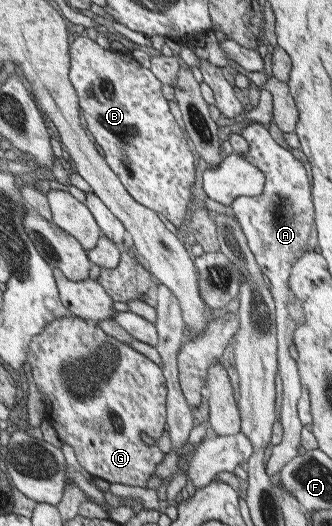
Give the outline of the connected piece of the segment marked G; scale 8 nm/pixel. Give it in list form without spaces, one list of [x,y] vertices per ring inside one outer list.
[[[73,314],[70,317],[61,317],[53,321],[40,335],[36,335],[31,343],[29,351],[28,364],[32,365],[32,373],[36,380],[40,391],[45,395],[45,402],[47,403],[47,419],[50,420],[52,427],[58,432],[58,437],[62,443],[70,446],[75,451],[77,461],[81,464],[90,475],[99,477],[110,484],[126,484],[134,487],[148,487],[150,477],[154,475],[160,464],[164,462],[164,453],[160,447],[156,447],[154,441],[162,437],[167,432],[168,426],[168,412],[167,412],[167,397],[169,389],[167,386],[167,379],[164,375],[163,369],[155,361],[152,361],[147,355],[136,351],[135,348],[129,344],[123,343],[120,340],[108,335],[98,323],[88,321],[82,317]]]

